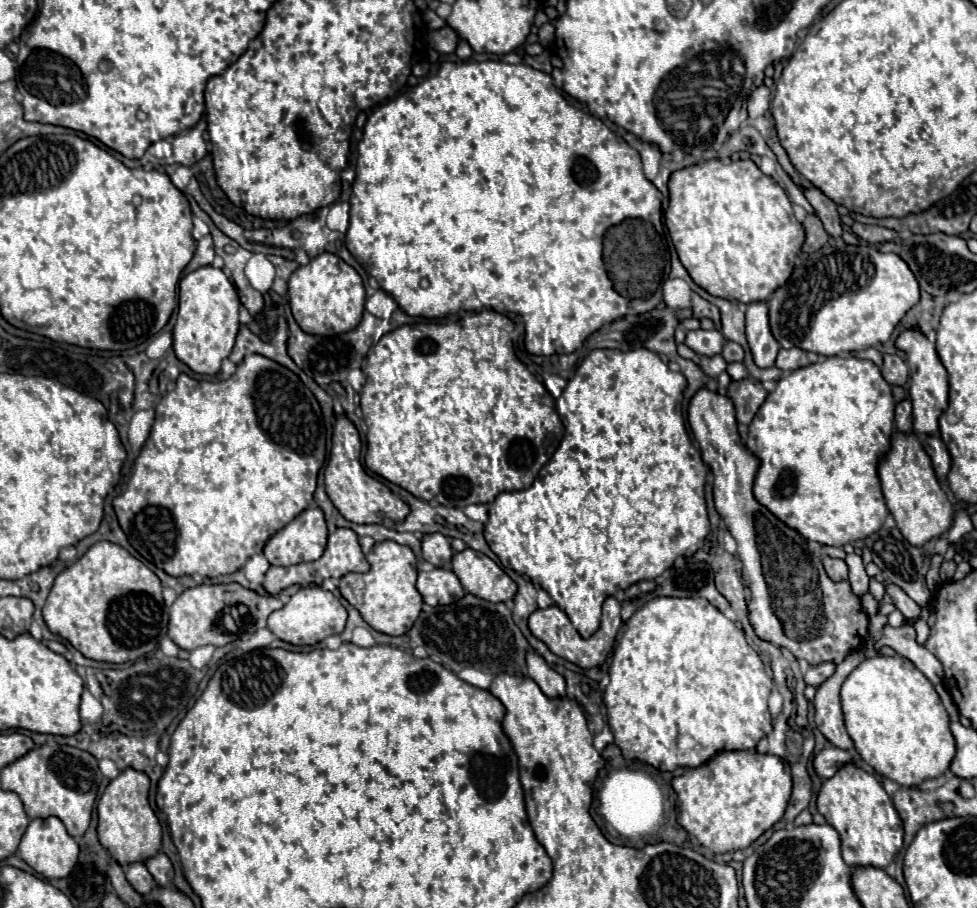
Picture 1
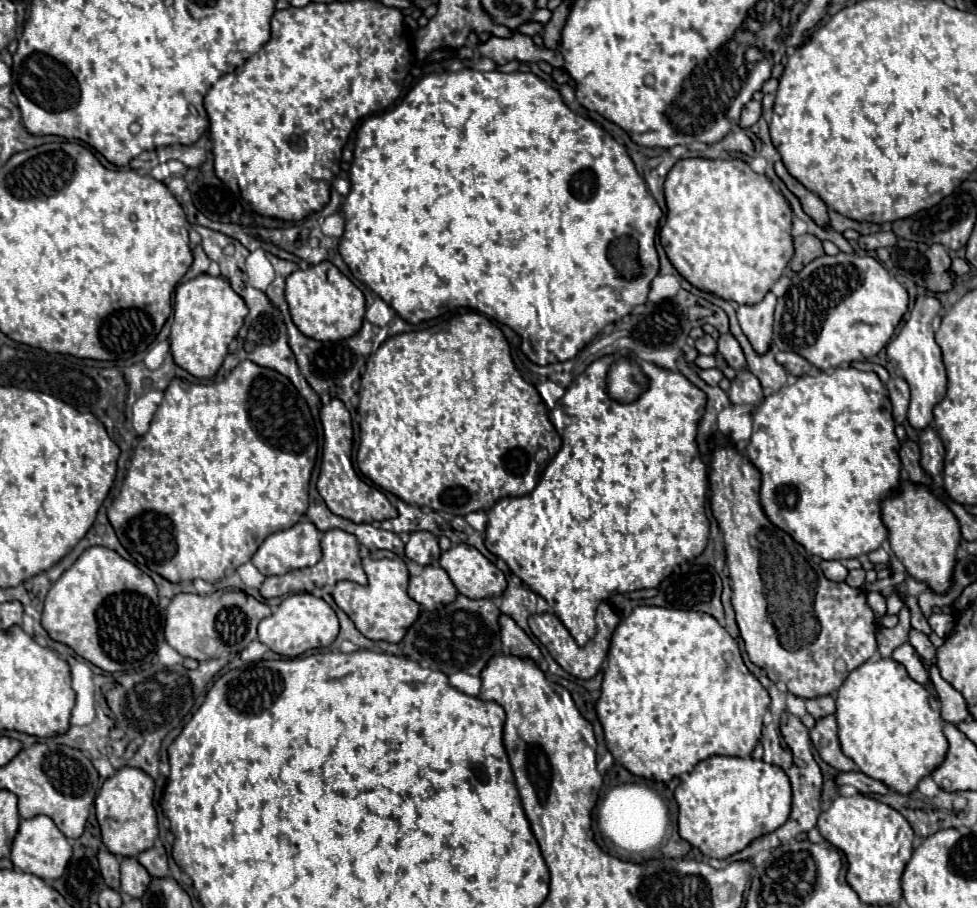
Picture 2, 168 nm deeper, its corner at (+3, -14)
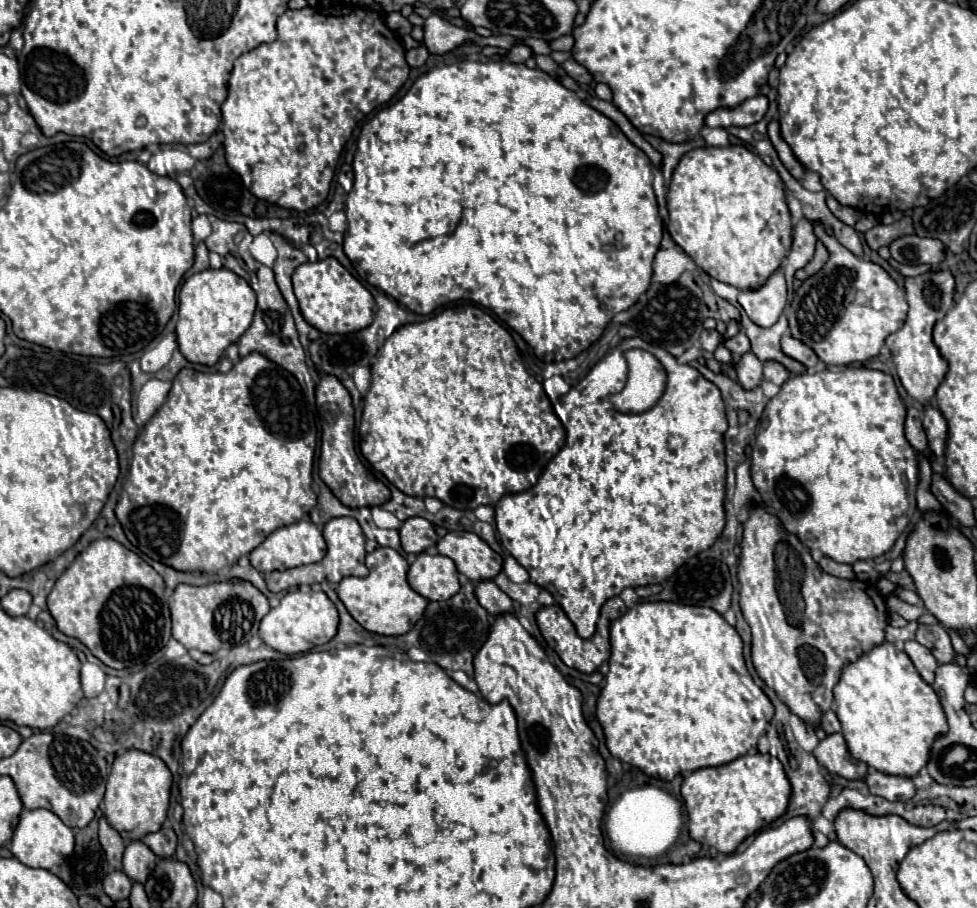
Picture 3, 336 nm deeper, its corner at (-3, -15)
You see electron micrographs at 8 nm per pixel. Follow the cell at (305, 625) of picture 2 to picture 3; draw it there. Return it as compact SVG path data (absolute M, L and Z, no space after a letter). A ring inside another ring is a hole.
M297 589L285 593L279 605L263 617L259 627L259 637L263 639L265 645L273 647L283 655L299 655L311 651L317 645L329 643L337 635L337 625L339 625L337 609L323 591Z

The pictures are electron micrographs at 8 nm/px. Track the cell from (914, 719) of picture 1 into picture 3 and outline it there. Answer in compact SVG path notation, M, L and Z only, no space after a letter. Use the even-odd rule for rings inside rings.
M887 641L843 669L835 685L835 713L843 725L849 753L857 761L897 777L915 777L927 765L935 739L947 733L939 697L921 679L911 659Z

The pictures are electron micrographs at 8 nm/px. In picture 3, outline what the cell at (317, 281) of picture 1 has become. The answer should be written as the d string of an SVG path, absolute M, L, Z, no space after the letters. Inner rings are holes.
M335 257L299 265L293 273L293 291L305 321L323 333L347 335L369 327L373 321L373 295Z

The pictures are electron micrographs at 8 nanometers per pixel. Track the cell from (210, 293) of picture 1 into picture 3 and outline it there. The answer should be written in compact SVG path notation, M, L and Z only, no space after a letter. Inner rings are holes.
M207 269L185 279L179 291L177 343L183 357L191 363L213 367L223 351L235 343L251 325L255 313L255 293L247 281L233 271Z

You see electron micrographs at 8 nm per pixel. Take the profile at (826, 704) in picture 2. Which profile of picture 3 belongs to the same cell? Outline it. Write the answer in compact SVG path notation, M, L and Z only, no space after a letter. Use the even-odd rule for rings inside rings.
M829 709L829 711L823 713L823 717L821 717L821 727L825 729L825 733L837 733L837 731L841 731L841 723L839 723L835 711Z

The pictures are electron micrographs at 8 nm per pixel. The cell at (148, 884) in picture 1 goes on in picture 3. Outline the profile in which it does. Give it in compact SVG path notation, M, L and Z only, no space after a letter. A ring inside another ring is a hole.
M131 841L123 855L123 871L135 883L145 883L149 873L155 869L157 857L141 841Z

